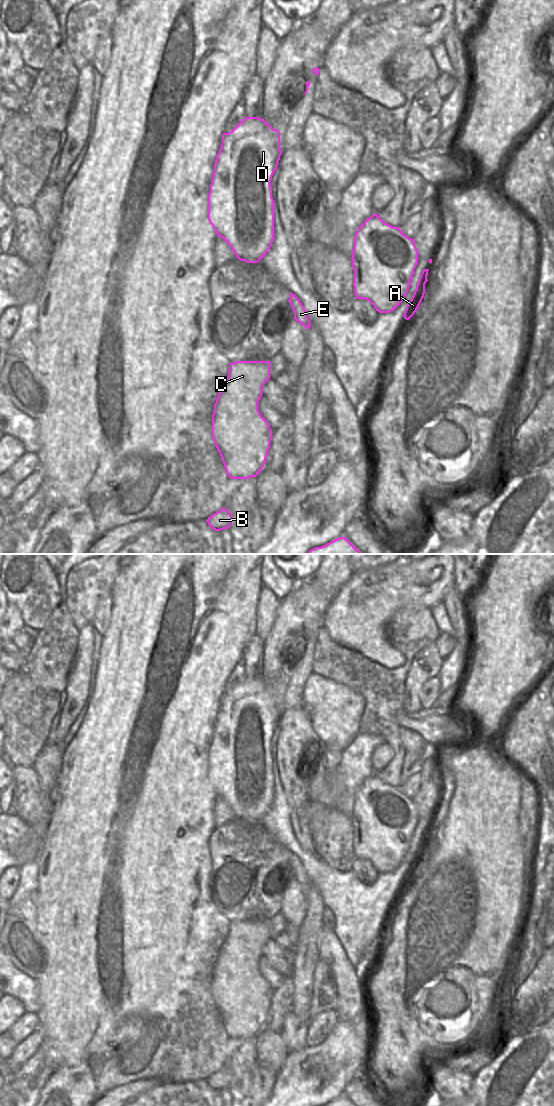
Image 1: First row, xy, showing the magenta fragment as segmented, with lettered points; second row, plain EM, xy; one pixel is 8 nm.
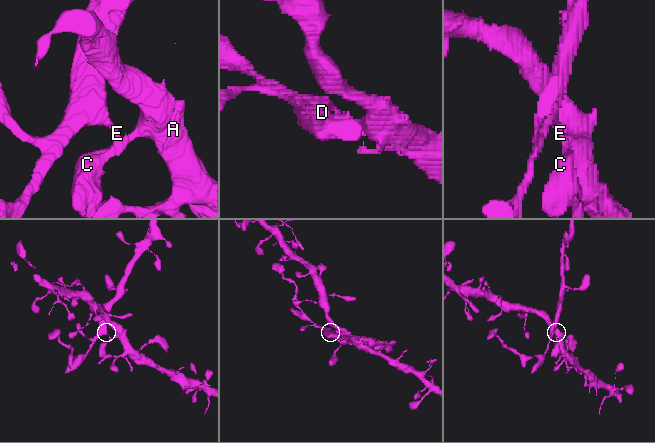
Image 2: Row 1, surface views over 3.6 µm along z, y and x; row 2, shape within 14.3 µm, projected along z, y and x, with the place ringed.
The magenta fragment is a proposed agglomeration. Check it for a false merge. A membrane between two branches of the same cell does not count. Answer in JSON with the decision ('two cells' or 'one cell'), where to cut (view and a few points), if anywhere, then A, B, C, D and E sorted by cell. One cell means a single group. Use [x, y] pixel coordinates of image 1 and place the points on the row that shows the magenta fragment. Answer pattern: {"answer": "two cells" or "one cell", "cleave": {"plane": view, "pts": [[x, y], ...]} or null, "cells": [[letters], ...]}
{"answer": "two cells", "cleave": {"plane": "xy", "pts": [[297, 298], [290, 303]]}, "cells": [["A", "B", "C", "E"], ["D"]]}

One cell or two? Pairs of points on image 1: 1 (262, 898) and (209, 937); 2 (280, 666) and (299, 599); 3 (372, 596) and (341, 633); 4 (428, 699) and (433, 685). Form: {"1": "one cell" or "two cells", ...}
{"1": "two cells", "2": "one cell", "3": "one cell", "4": "one cell"}

